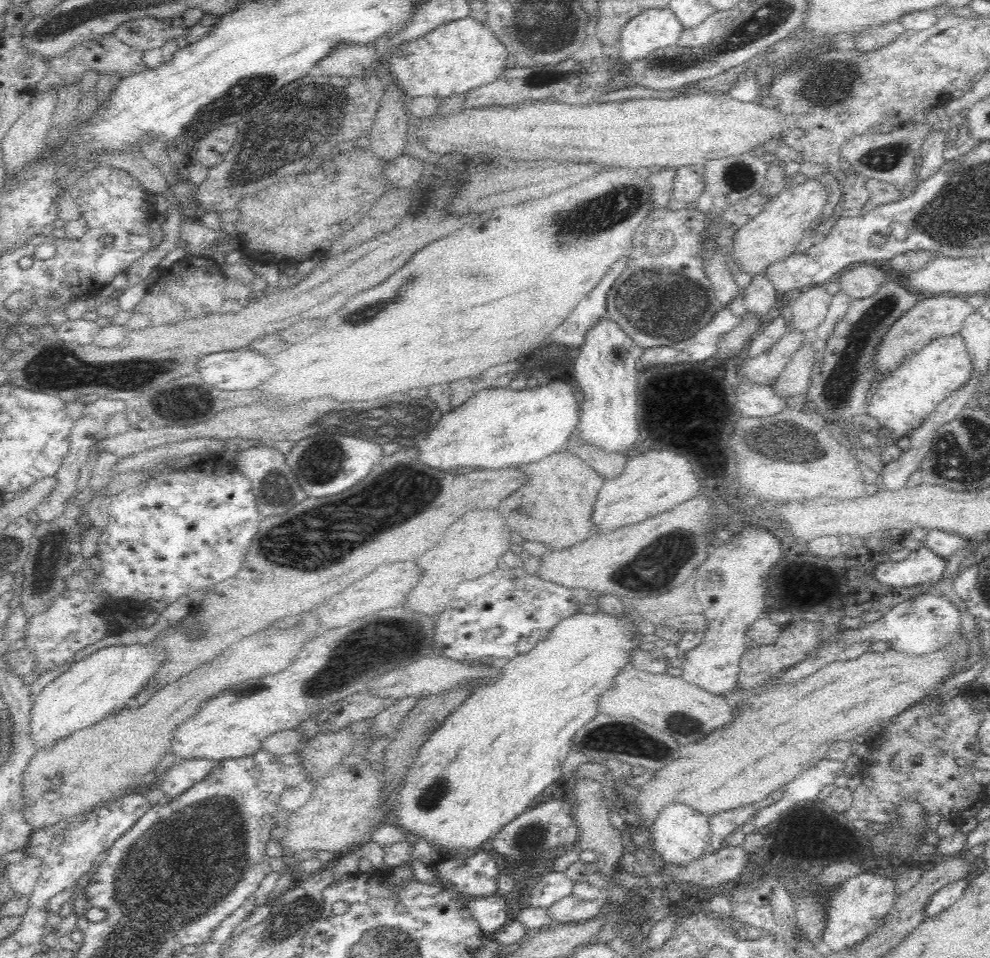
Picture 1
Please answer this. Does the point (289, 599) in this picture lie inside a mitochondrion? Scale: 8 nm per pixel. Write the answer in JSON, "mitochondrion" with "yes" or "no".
{"mitochondrion":"no"}

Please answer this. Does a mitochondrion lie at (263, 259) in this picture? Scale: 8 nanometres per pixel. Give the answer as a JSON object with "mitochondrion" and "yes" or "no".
{"mitochondrion":"no"}

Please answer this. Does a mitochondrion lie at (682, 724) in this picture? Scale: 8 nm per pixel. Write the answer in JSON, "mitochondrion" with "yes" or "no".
{"mitochondrion":"yes"}

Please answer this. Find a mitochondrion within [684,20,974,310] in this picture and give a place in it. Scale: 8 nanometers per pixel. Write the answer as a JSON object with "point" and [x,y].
{"point":[836,76]}

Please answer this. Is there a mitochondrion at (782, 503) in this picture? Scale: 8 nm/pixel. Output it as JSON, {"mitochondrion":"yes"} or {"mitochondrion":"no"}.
{"mitochondrion":"no"}

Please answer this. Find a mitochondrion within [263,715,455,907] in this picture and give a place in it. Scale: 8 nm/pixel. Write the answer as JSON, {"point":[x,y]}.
{"point":[435,795]}

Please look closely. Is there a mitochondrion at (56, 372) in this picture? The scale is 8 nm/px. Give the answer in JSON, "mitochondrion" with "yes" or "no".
{"mitochondrion":"yes"}

